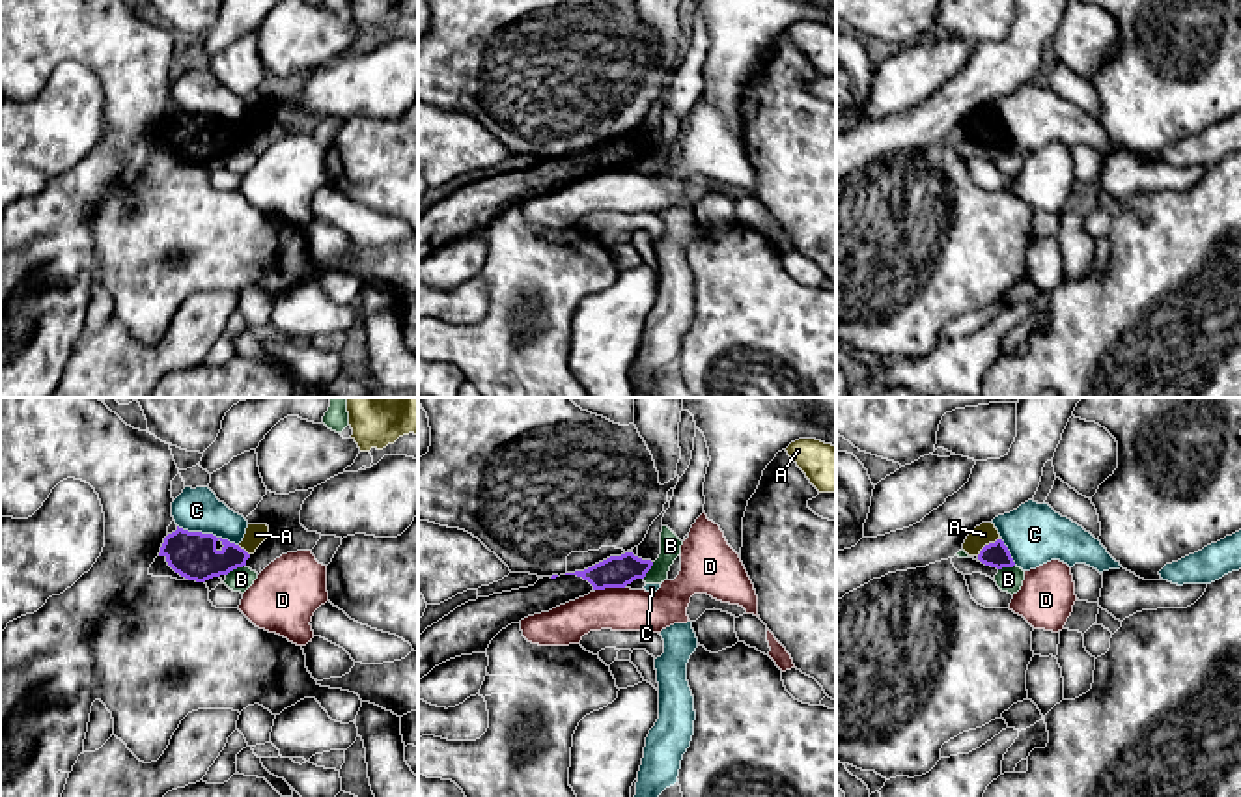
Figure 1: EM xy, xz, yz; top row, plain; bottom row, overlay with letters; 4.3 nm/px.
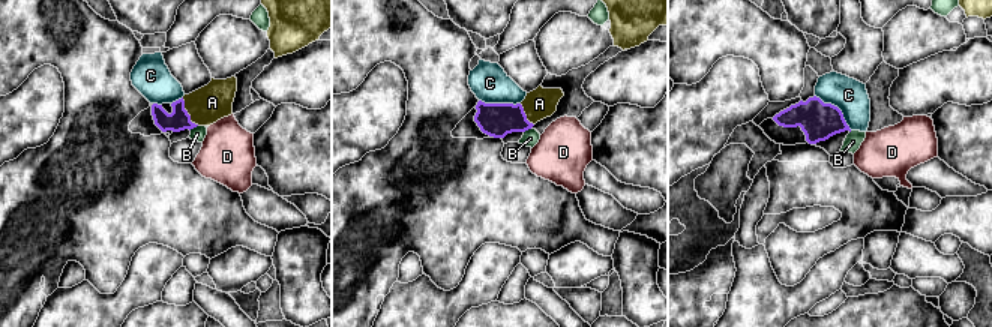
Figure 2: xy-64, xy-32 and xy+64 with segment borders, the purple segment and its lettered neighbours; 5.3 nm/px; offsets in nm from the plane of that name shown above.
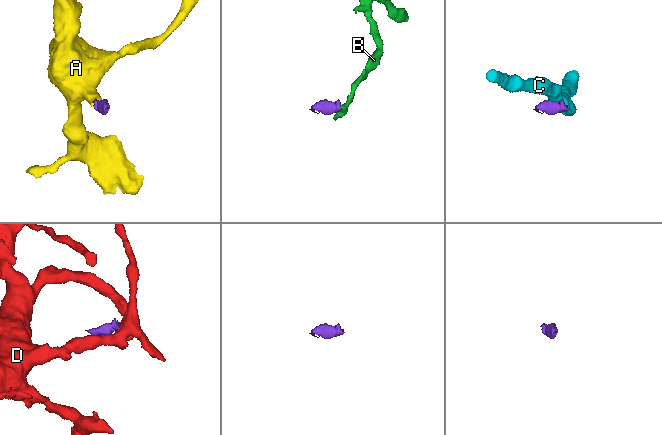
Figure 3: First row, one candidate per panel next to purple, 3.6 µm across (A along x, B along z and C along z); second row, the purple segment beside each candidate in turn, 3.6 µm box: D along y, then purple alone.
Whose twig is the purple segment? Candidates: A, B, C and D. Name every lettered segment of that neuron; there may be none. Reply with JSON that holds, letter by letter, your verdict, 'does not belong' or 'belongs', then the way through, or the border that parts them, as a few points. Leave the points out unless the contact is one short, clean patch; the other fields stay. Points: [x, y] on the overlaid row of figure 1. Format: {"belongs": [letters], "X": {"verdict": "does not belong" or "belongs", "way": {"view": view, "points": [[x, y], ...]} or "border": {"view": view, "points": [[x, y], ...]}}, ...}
{"belongs": ["A"], "A": {"verdict": "belongs", "way": {"view": "yz", "points": [[995, 555], [990, 544], [984, 534]]}}, "B": {"verdict": "does not belong", "border": {"view": "xy", "points": [[245, 564], [226, 575]]}}, "C": {"verdict": "does not belong", "border": {"view": "xy", "points": [[178, 525], [189, 531], [211, 532], [237, 545]]}}, "D": {"verdict": "does not belong", "border": {"view": "xz", "points": [[624, 587], [596, 590]]}}}

